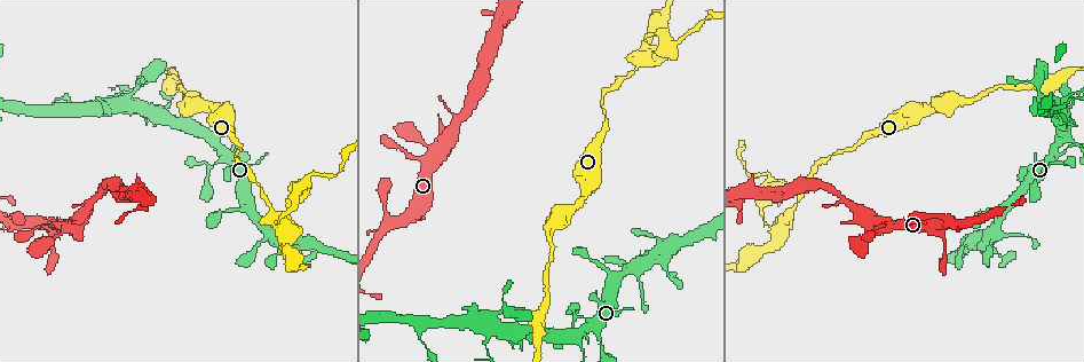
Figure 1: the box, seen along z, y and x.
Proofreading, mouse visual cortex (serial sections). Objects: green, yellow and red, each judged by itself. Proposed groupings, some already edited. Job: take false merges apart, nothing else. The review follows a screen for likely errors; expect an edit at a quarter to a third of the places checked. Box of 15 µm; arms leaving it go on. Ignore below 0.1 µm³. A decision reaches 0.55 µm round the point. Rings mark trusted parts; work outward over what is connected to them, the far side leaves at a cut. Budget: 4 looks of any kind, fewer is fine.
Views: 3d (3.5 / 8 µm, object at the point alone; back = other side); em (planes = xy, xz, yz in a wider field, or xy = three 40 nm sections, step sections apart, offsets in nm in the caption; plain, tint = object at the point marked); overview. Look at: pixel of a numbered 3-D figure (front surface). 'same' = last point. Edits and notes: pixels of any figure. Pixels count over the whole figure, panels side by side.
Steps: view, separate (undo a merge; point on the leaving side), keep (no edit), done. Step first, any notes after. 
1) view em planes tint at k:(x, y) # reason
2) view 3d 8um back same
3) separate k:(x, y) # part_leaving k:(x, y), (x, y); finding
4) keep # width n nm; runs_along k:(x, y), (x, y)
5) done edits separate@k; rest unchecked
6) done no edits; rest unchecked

view 3d 3.5um at 1:(27, 220) # narrows sharply

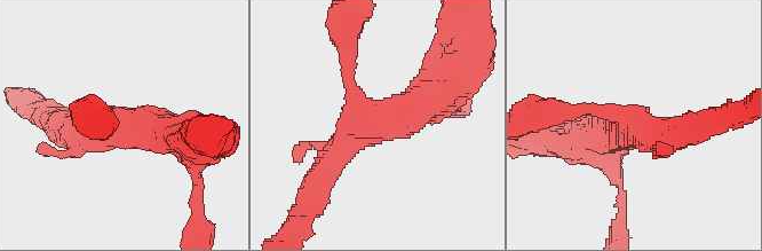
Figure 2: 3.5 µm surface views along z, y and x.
view em planes tint at 2:(633, 125)

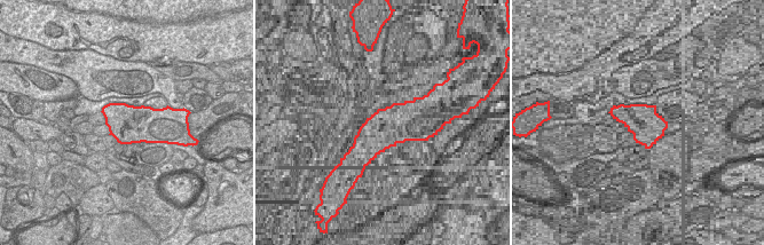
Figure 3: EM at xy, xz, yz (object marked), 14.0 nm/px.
keep # runs_along 2:(443, 87), (358, 131), (324, 175); continuous, no second cell

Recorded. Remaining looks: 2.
view 3d 3.5um at 1:(775, 230)

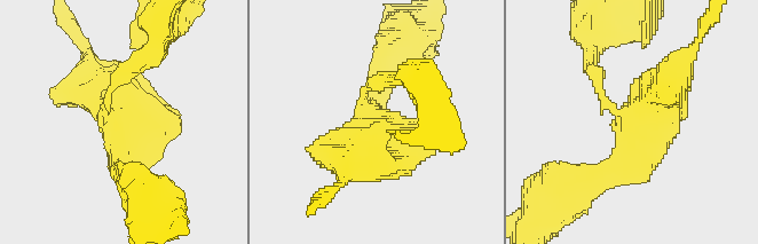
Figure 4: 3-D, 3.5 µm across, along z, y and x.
view em xy step 2 tint at 4:(367, 122) # shape alone is not enough

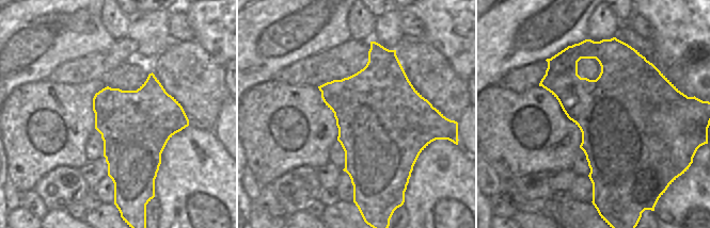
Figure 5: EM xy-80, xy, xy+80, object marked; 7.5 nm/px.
separate 4:(595, 69) # width 700 nm; part_leaving 4:(607, 102), (590, 64), (590, 25); two cells meet here

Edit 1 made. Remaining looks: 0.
done edits separate@4; rest unchecked

